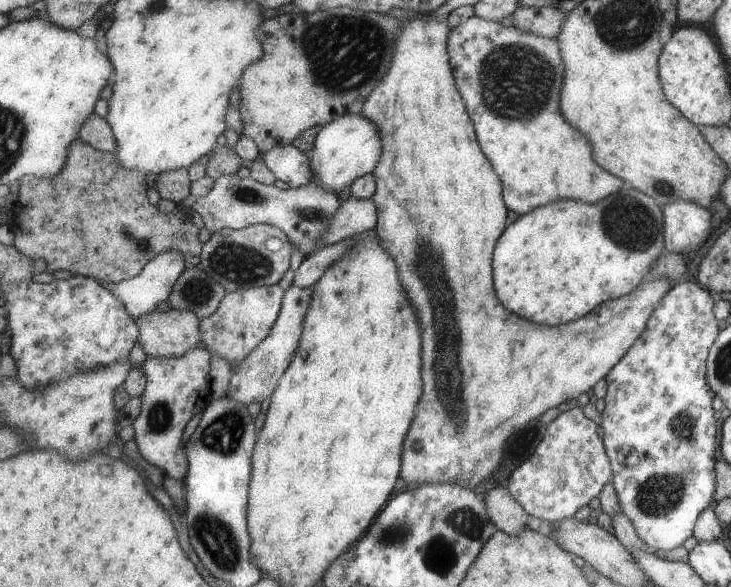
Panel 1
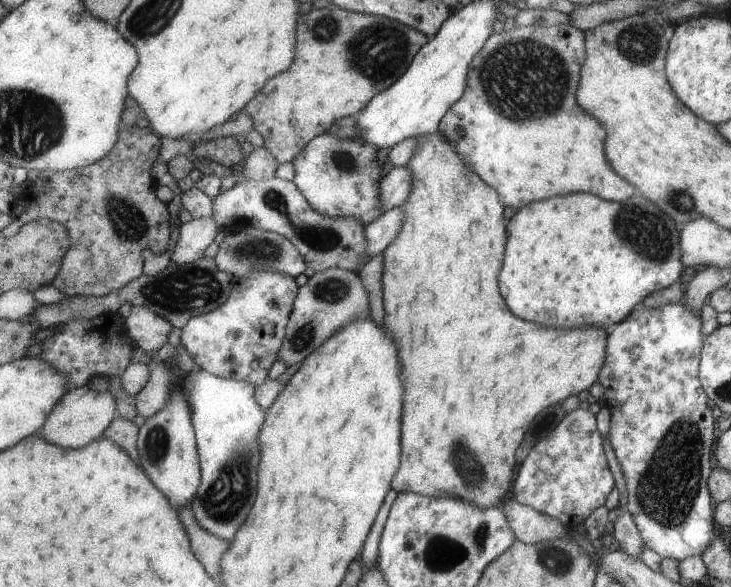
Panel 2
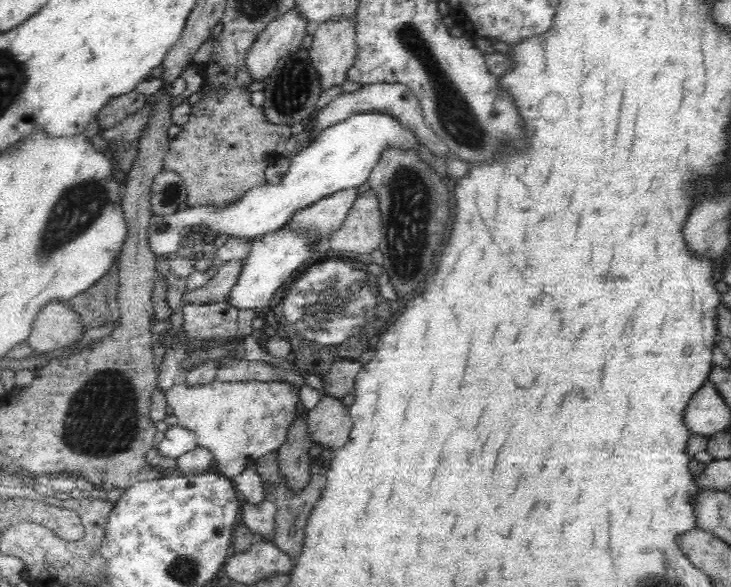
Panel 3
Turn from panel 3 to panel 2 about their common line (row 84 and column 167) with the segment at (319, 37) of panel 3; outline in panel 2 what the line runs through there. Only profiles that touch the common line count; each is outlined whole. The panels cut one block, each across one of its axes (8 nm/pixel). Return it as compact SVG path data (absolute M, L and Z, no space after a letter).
M140 305L133 306L131 312L127 319L128 332L132 340L136 340L137 347L152 352L166 345L166 340L171 338L172 331L175 330L170 321Z

